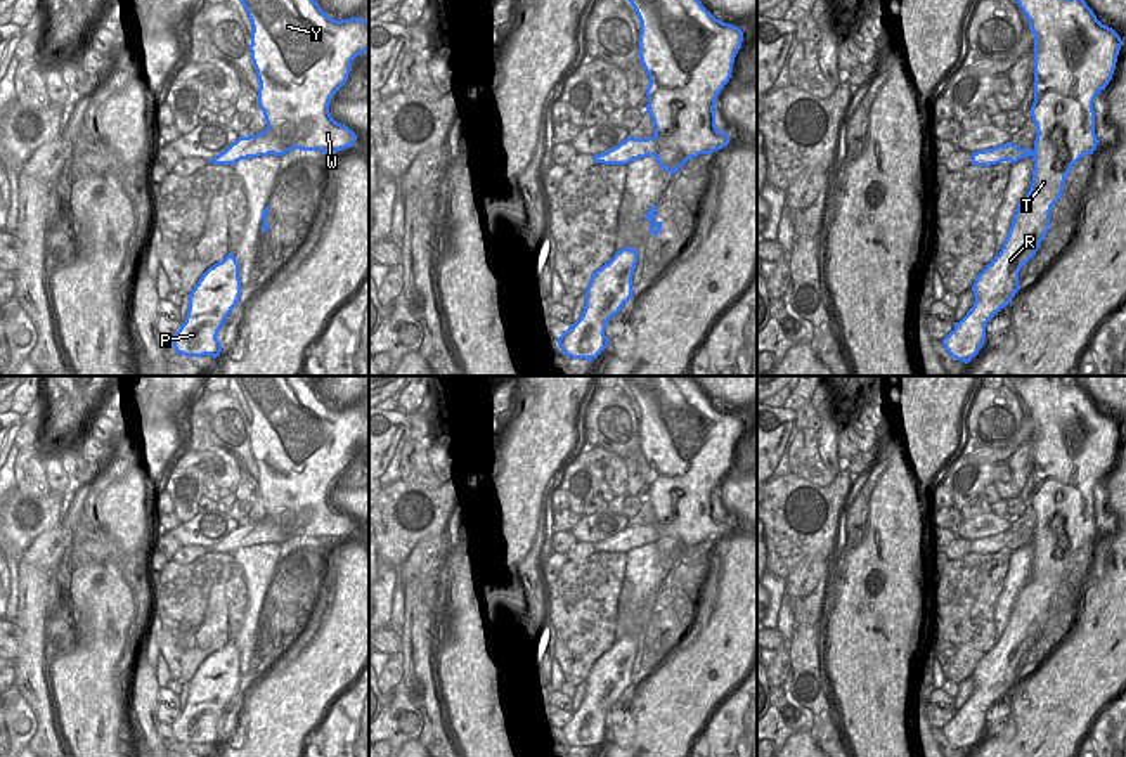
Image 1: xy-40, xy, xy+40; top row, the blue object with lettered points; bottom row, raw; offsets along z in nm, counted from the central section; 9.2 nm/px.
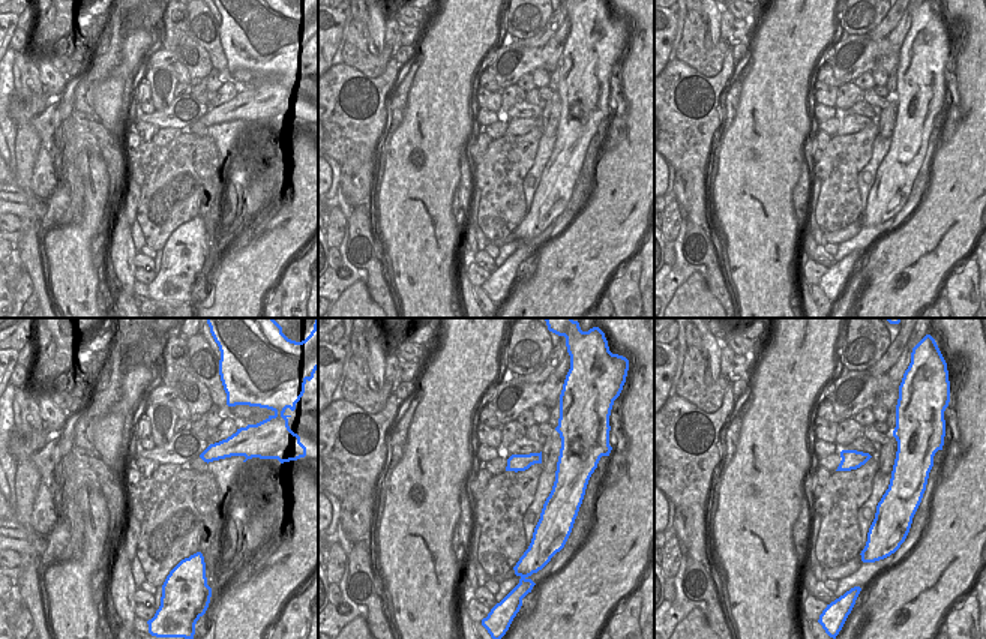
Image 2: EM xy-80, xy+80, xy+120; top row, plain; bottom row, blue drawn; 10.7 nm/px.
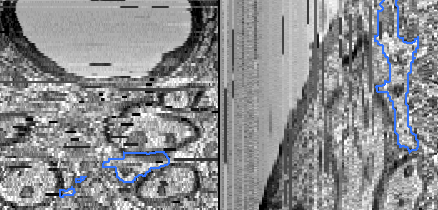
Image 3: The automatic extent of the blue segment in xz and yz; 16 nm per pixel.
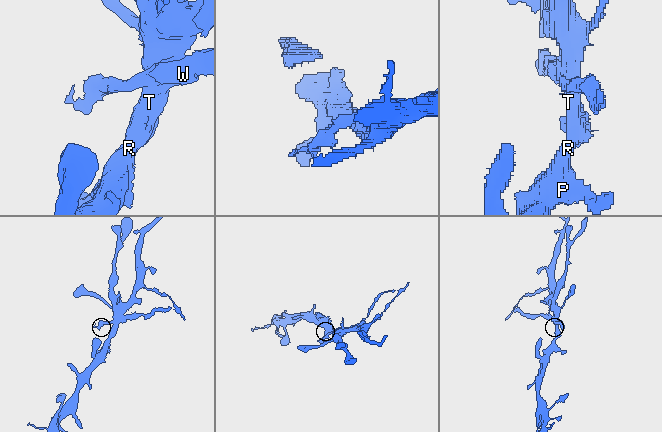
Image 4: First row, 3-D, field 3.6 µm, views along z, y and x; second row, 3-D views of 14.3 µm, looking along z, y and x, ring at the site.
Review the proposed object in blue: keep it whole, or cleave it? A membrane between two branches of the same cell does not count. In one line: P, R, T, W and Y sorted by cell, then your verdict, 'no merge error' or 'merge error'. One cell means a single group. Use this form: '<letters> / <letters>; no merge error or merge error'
P R T Y / W; merge error

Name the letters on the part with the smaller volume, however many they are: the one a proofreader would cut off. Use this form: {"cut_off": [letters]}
{"cut_off": ["W"]}

